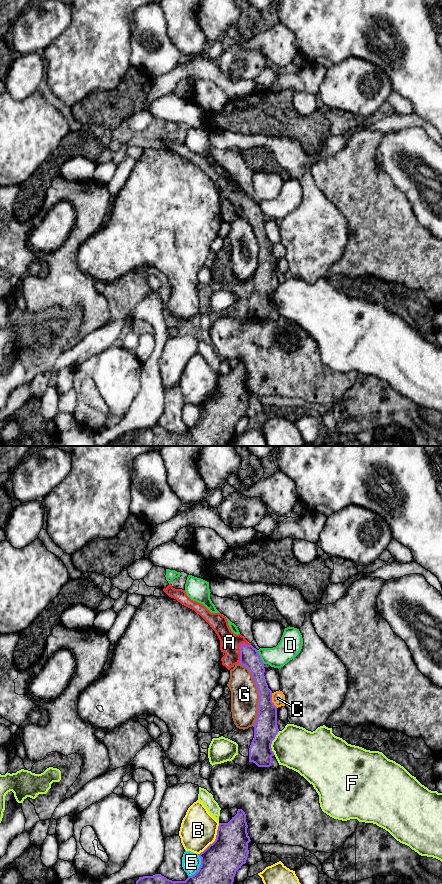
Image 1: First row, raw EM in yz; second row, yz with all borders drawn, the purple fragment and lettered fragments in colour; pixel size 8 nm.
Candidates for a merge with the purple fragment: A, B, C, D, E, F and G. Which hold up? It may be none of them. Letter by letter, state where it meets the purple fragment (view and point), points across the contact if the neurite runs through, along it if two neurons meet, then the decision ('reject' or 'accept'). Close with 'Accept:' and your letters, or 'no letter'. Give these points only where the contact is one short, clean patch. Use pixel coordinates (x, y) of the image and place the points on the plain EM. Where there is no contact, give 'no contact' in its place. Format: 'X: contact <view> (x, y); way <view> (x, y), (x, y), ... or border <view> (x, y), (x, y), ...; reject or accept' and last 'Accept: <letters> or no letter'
A: contact yz (239, 200); way yz (249, 209), (239, 200), (229, 194); accept
B: contact yz (215, 392); reject
C: contact yz (271, 252); border yz (271, 245), (271, 253), (277, 259); reject
D: contact yz (259, 209); reject
E: contact yz (199, 419); reject
F: contact yz (271, 295); reject
G: contact yz (258, 244); reject
Accept: A

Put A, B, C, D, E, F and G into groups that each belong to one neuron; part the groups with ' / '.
A / B / C / D / E / F / G

